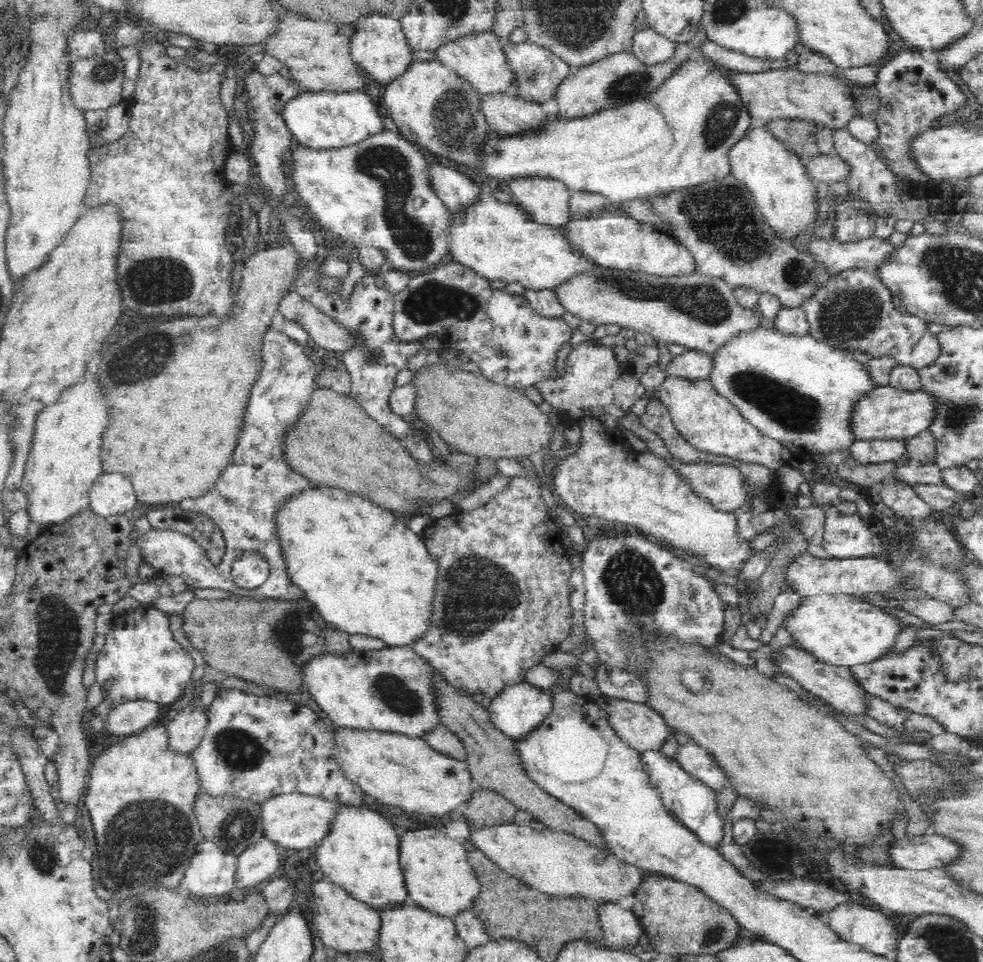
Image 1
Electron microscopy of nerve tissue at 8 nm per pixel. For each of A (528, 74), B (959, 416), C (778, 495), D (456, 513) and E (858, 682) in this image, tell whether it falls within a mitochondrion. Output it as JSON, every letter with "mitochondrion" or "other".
{"A":"mitochondrion","B":"mitochondrion","C":"other","D":"other","E":"other"}

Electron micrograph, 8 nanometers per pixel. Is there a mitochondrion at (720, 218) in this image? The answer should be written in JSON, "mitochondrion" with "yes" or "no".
{"mitochondrion":"yes"}

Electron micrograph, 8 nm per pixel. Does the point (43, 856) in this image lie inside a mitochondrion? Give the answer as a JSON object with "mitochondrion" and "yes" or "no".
{"mitochondrion":"yes"}

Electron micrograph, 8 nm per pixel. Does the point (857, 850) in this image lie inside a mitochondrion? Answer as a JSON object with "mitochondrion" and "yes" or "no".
{"mitochondrion":"no"}

